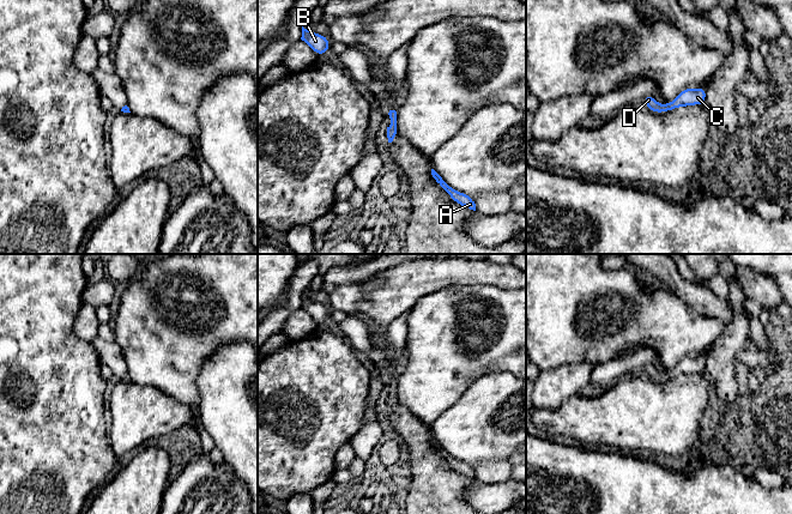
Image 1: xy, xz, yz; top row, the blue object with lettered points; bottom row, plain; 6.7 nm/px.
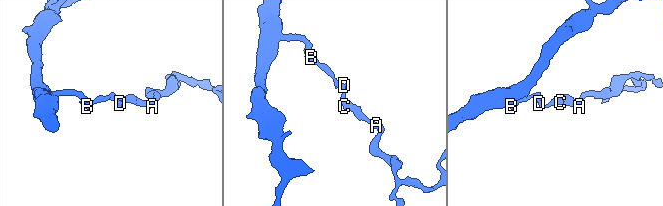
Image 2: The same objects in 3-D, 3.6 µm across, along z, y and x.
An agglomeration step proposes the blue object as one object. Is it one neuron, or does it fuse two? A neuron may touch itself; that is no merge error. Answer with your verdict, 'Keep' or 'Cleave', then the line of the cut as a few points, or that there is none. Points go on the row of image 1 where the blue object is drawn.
Keep. No split

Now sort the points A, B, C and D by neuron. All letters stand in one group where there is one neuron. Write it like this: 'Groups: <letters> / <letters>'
Groups: A B C D

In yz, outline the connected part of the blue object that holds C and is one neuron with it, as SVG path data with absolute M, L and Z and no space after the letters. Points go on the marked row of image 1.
M687 87L679 92L672 102L665 103L663 105L660 105L651 95L646 95L643 102L653 113L667 113L669 110L675 110L678 107L688 107L695 104L702 105L706 102L706 91L706 87Z

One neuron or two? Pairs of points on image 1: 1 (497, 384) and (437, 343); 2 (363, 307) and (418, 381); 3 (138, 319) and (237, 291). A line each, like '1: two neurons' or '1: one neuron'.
1: two neurons
2: two neurons
3: one neuron

